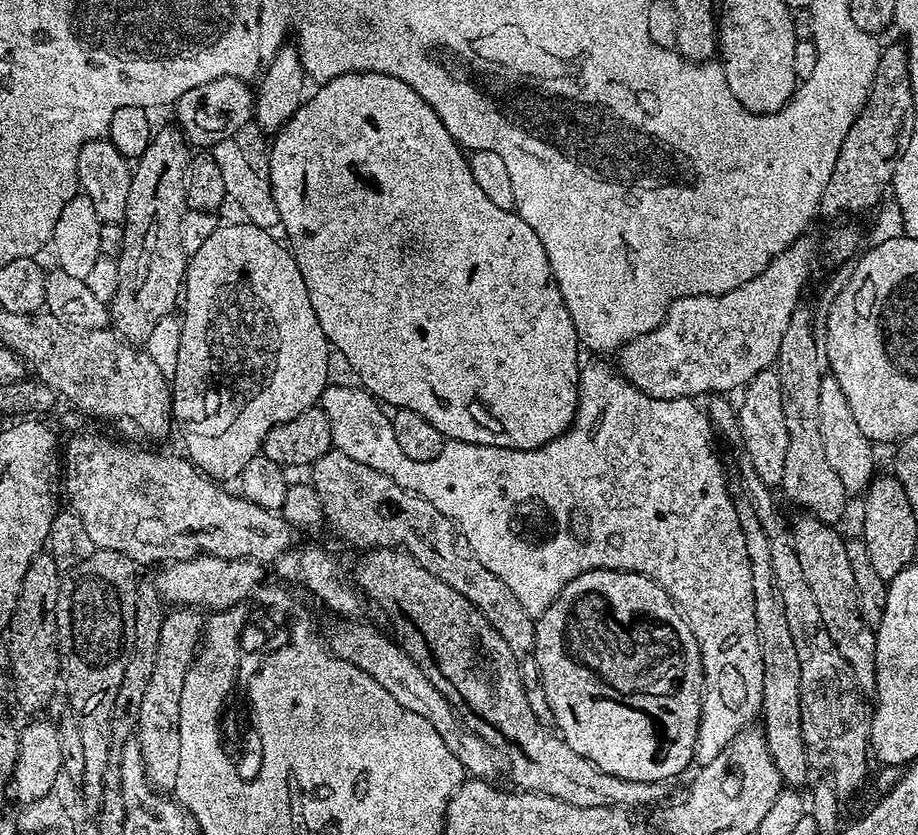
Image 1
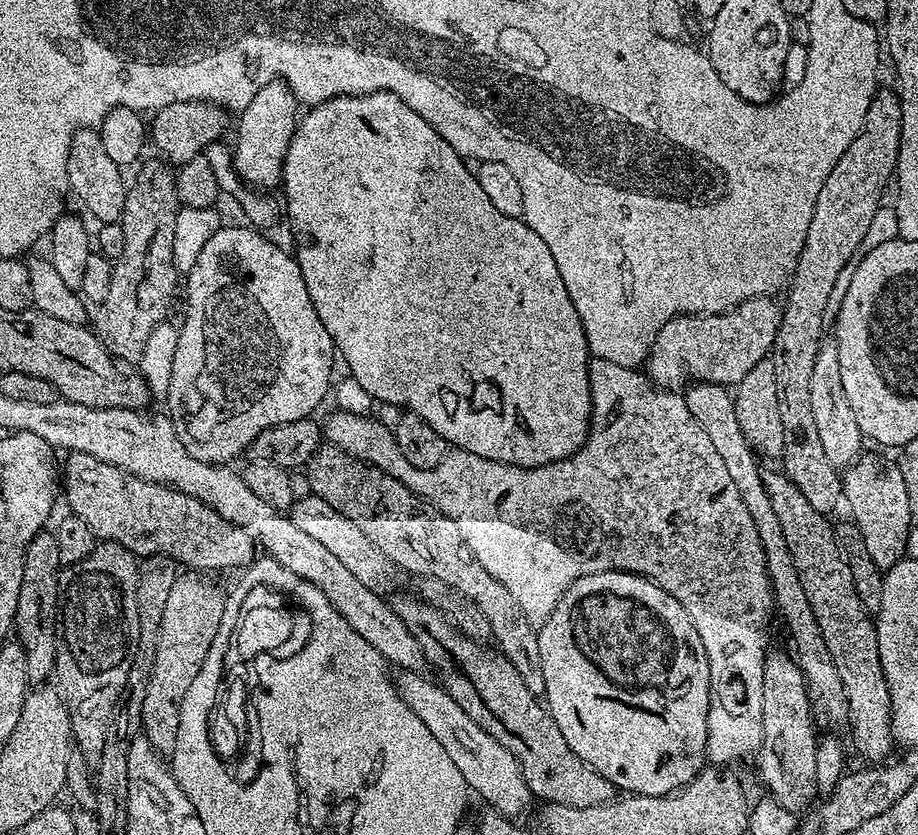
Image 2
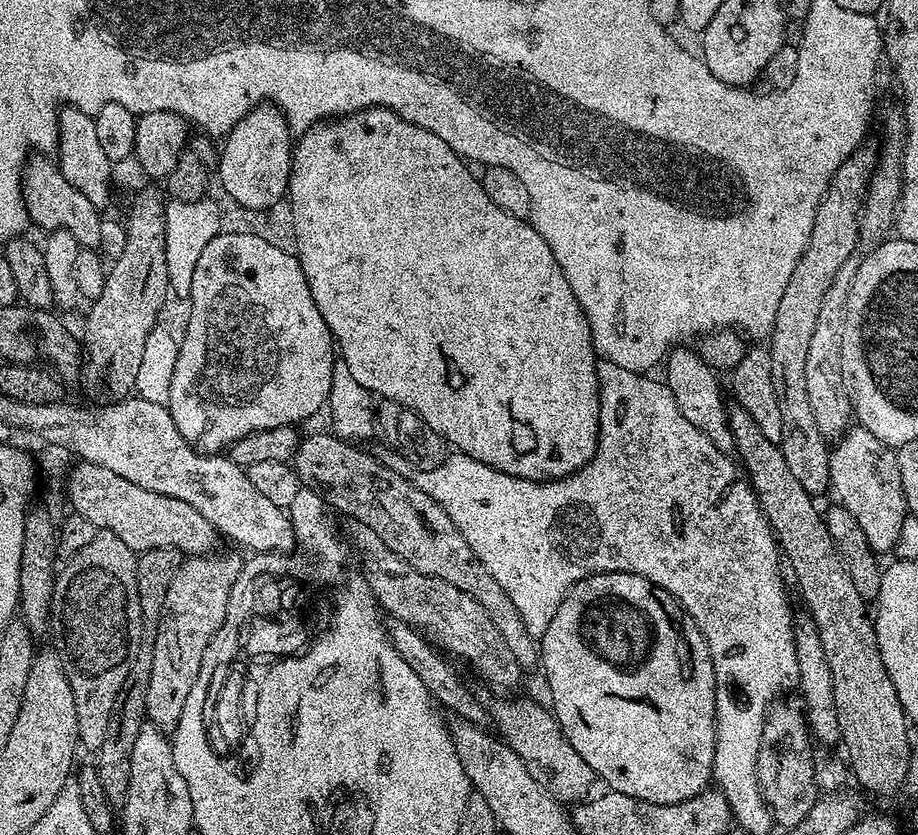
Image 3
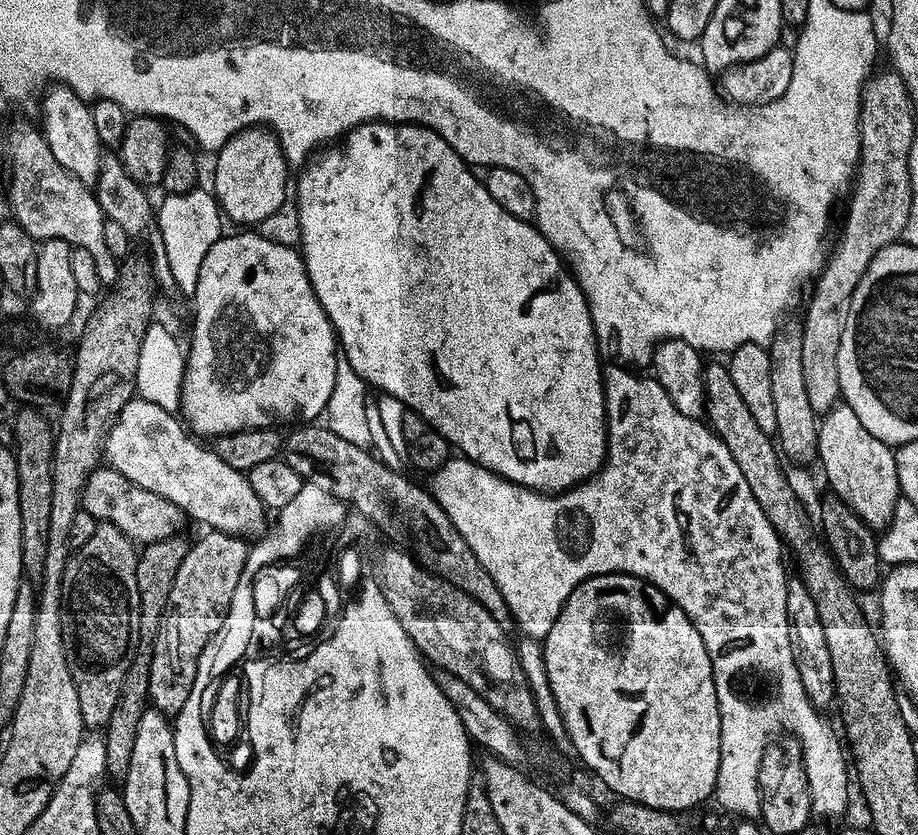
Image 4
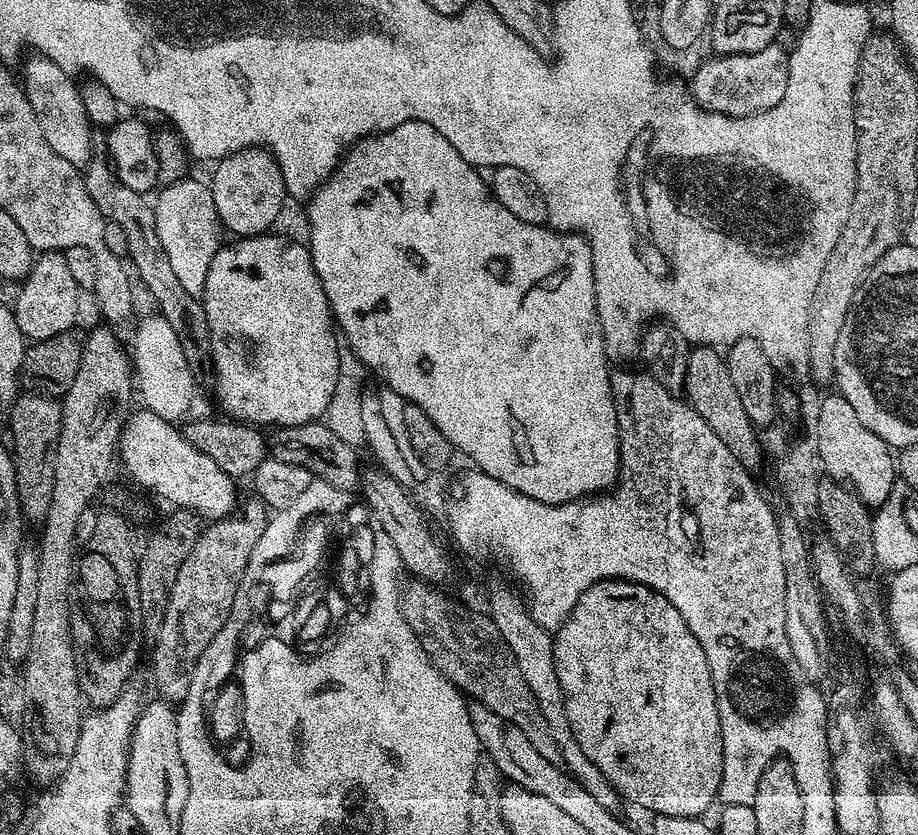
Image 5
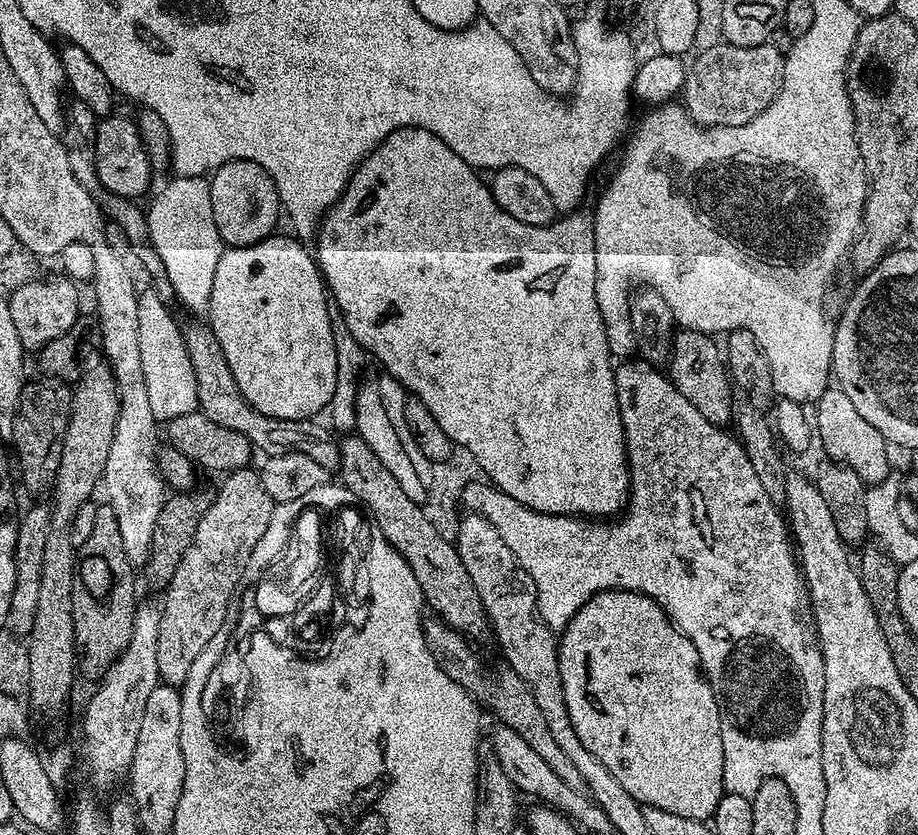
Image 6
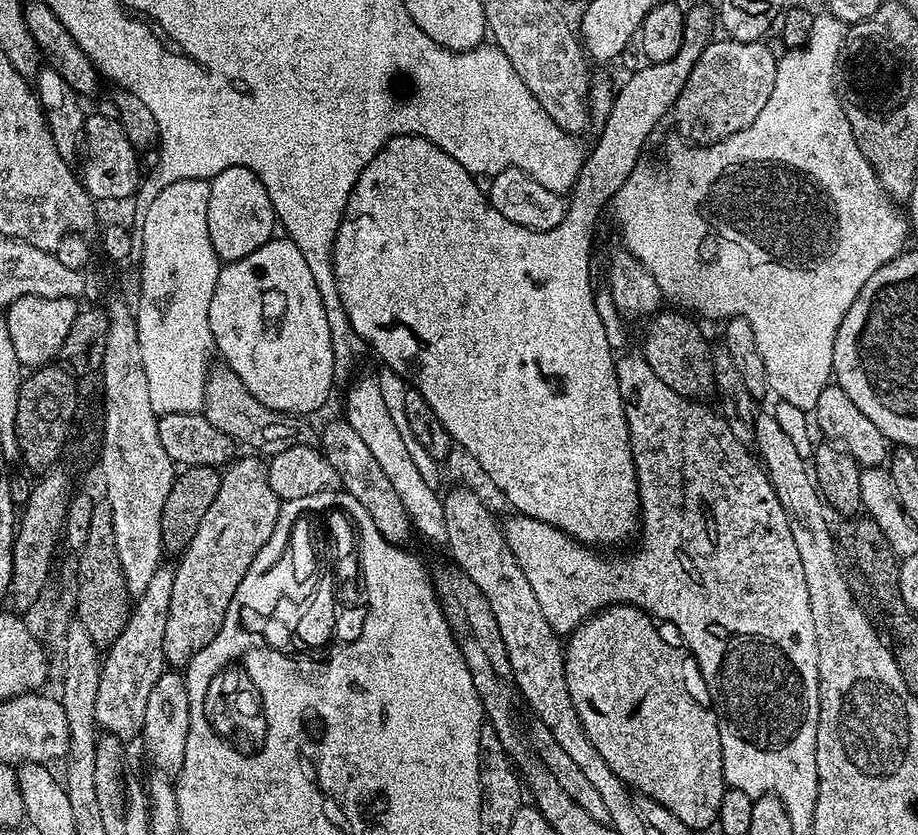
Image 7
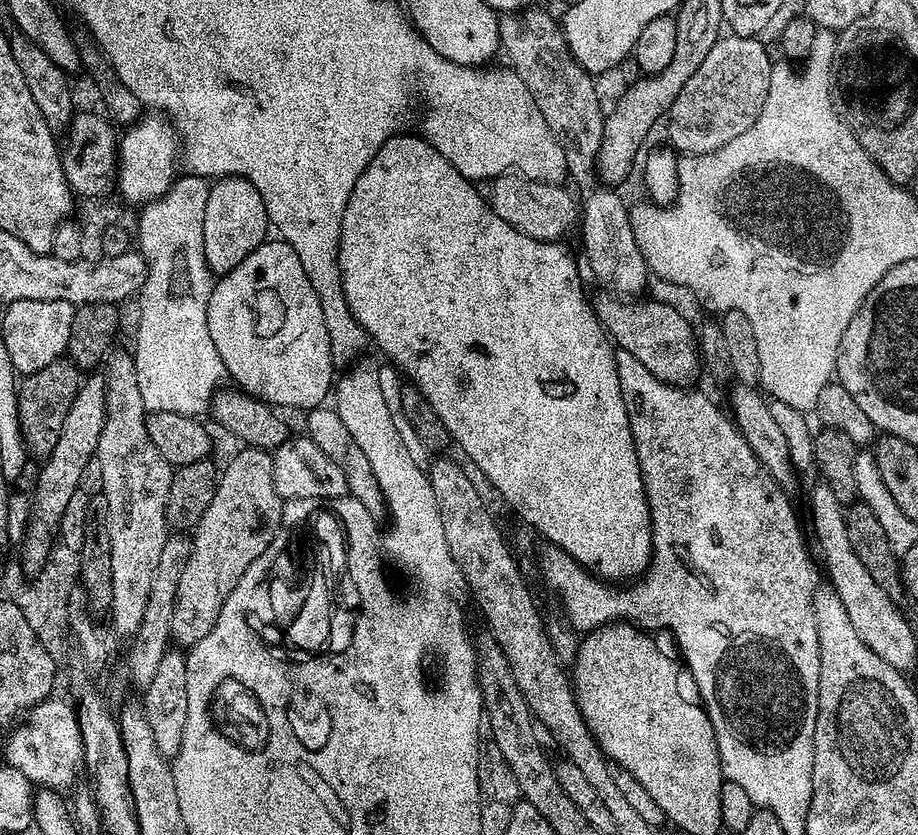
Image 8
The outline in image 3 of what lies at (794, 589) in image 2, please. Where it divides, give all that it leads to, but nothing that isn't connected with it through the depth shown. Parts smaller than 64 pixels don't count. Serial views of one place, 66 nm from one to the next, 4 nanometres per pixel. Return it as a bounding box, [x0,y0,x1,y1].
[663,346,732,453]

